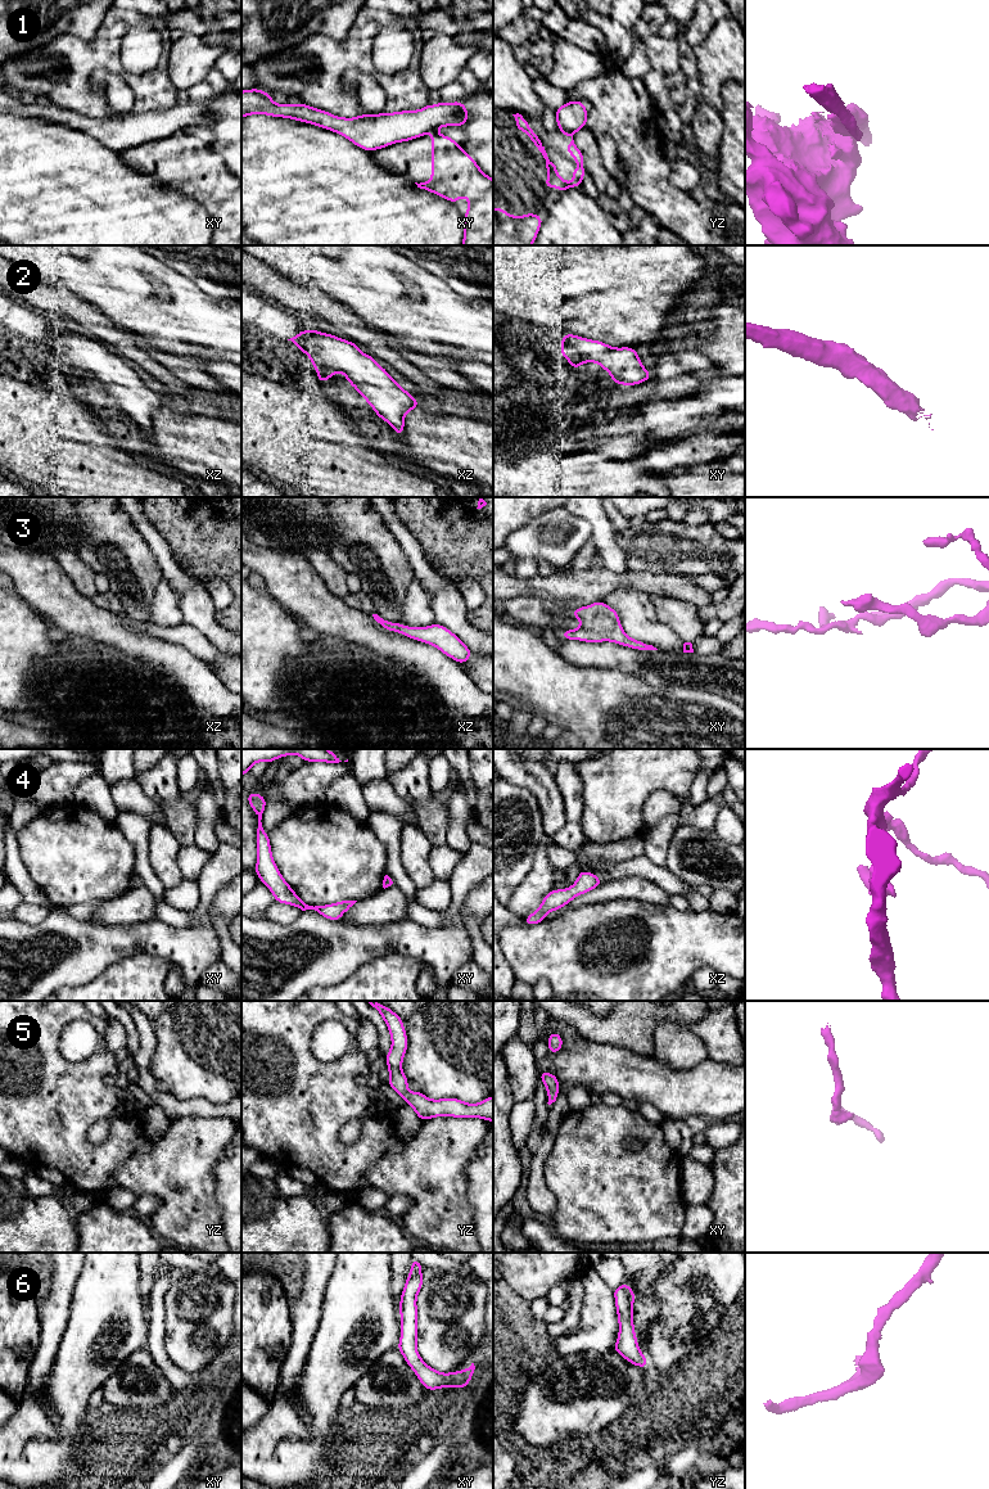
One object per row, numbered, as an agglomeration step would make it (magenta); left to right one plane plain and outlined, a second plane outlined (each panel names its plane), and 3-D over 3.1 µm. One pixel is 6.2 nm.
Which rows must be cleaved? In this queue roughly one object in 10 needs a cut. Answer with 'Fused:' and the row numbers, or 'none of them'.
Fused: 1

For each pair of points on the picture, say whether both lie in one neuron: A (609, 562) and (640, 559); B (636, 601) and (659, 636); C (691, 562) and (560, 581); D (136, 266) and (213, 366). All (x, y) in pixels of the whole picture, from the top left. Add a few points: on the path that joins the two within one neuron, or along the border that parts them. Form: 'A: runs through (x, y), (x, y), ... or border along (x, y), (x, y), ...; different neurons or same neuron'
A: border along (615, 532), (615, 542), (631, 569); different neurons
B: runs through (636, 610), (650, 627); same neuron
C: border along (631, 569), (663, 573); different neurons
D: border along (227, 360), (207, 360), (202, 364); different neurons

